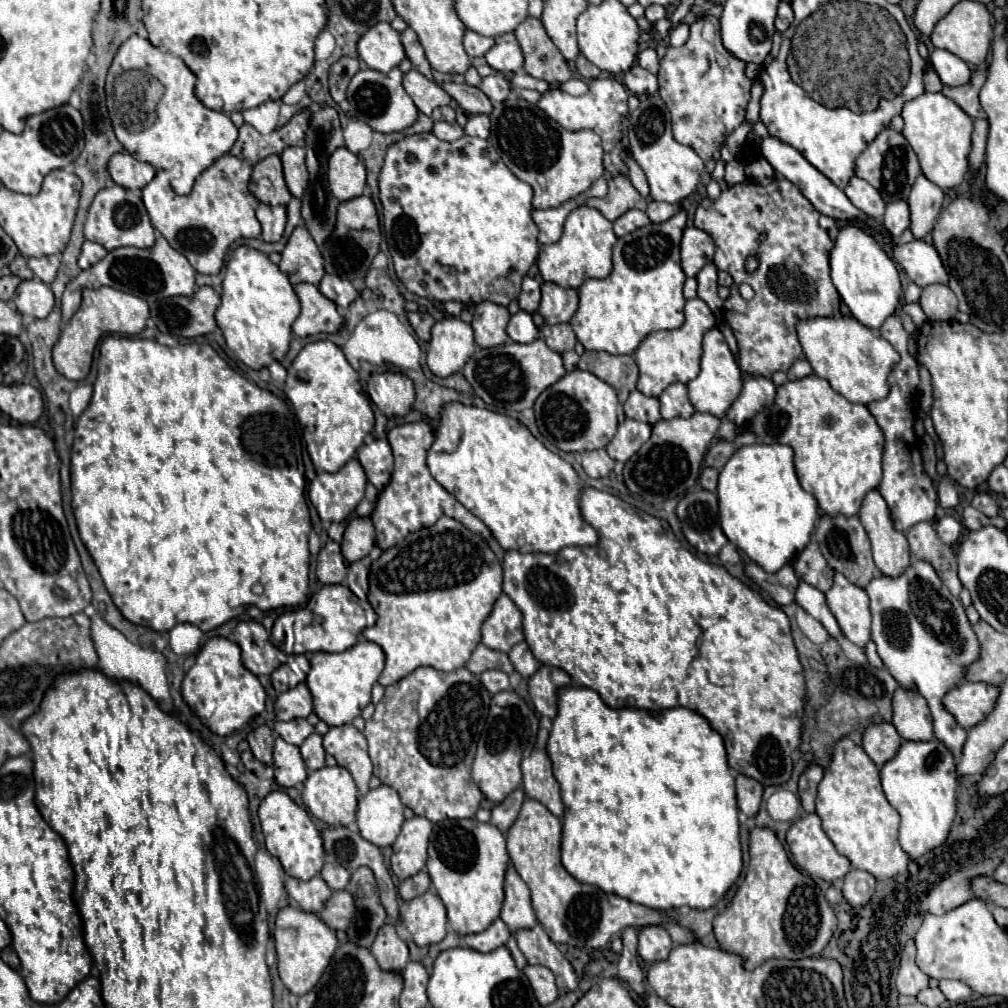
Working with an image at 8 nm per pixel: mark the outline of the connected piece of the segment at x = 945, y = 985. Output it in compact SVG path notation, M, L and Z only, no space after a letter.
M940 980L940 990L950 1002L962 1002L972 994L972 990L958 980Z

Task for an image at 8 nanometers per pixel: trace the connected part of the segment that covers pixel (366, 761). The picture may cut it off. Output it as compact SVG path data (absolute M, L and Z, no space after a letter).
M352 724L330 728L324 736L324 750L336 758L338 766L346 768L352 774L360 794L366 794L370 790L368 782L372 776L372 762L362 732L358 732Z

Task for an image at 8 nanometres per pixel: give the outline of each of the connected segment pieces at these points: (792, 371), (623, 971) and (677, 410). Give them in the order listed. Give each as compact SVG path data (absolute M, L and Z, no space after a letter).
M804 358L797 359L787 372L789 380L796 380L798 378L803 378L810 374L813 374L813 370L809 362Z
M626 928L622 932L622 942L624 942L624 950L620 954L618 960L618 978L628 982L632 986L632 990L640 996L640 1000L644 1000L646 994L646 984L644 984L644 972L638 966L638 954L636 954L636 934L638 928Z
M674 382L670 384L660 396L660 414L662 418L670 420L670 418L676 418L676 416L682 416L682 418L688 418L694 414L694 408L688 400L688 390L686 390L686 384L682 382Z

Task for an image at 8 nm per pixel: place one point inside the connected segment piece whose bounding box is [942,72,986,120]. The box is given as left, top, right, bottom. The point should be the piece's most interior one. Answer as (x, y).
(966, 96)

